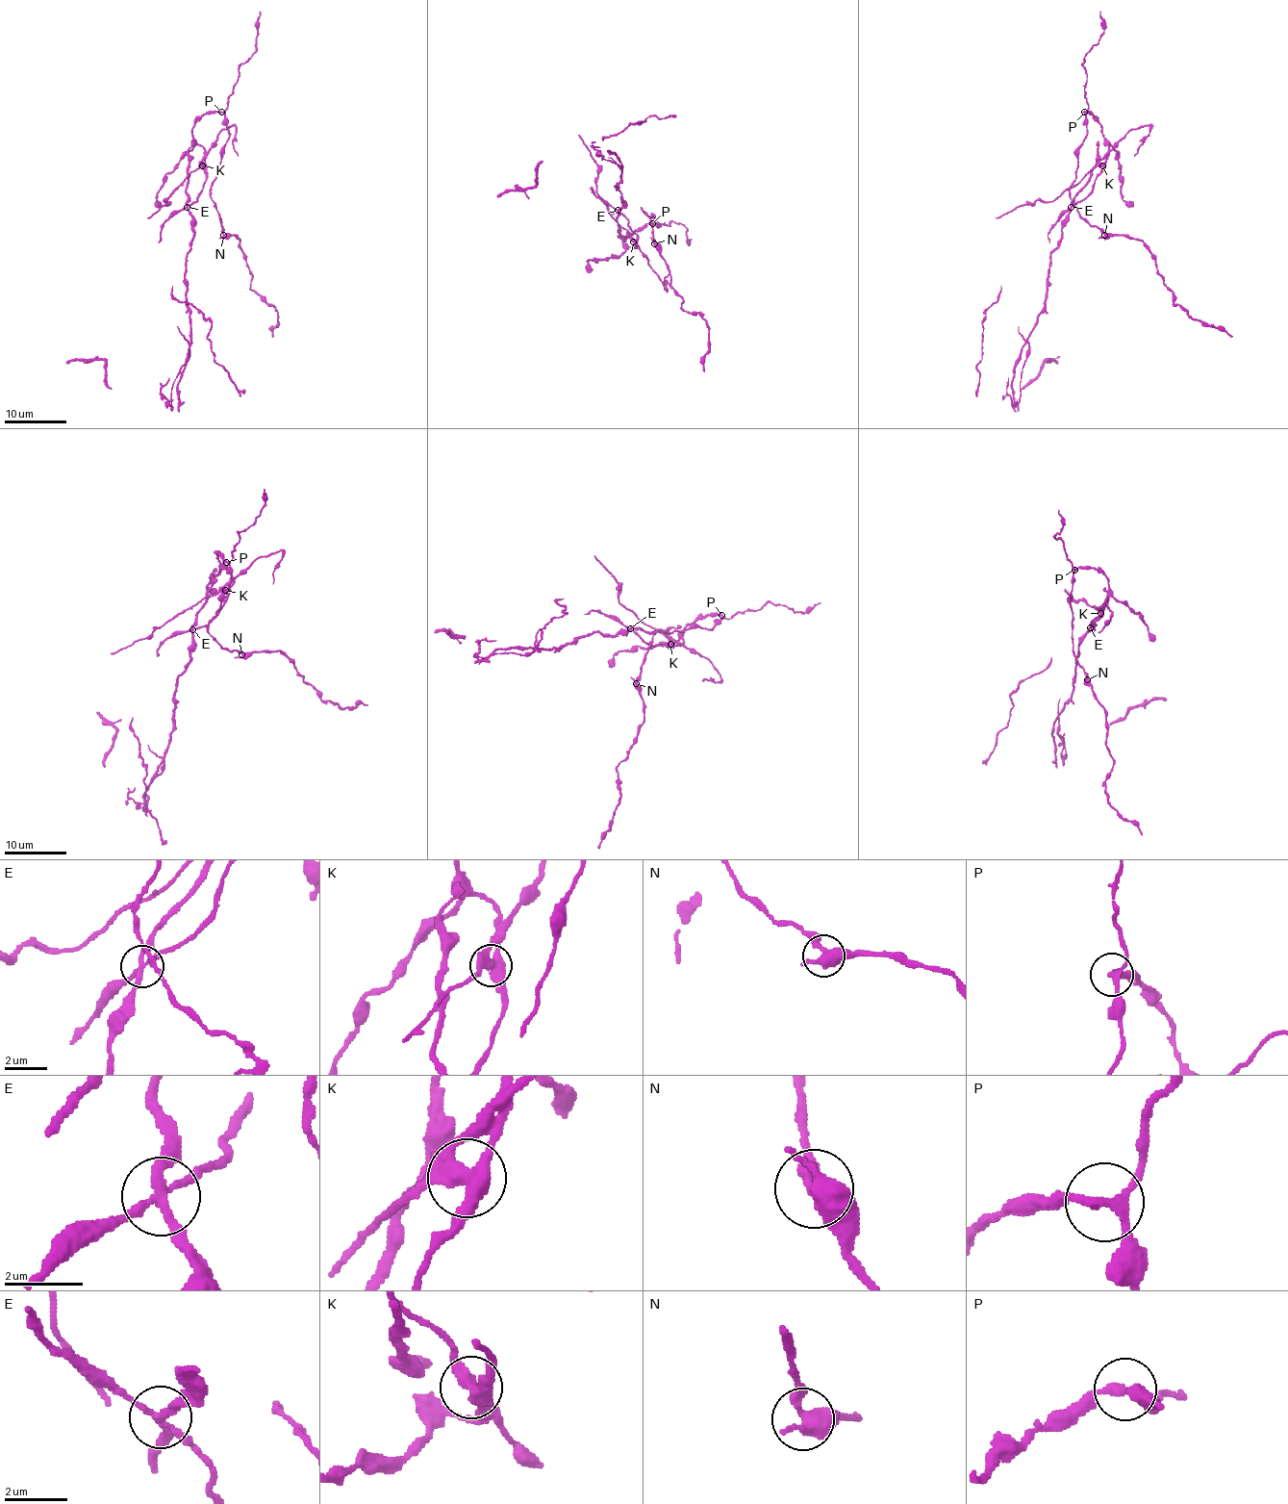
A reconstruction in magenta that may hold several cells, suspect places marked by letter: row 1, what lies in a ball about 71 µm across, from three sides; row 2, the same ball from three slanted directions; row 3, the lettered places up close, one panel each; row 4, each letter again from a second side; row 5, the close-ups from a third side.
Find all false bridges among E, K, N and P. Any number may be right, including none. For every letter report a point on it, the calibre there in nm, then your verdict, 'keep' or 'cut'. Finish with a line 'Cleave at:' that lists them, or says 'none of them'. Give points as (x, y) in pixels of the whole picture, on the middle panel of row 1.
E: place (618, 210); calibre 240 nm; cut
K: place (633, 242); calibre 440 nm; cut
N: place (654, 243); calibre 400 nm; keep
P: place (652, 223); calibre 200 nm; keep
Cleave at: E, K

